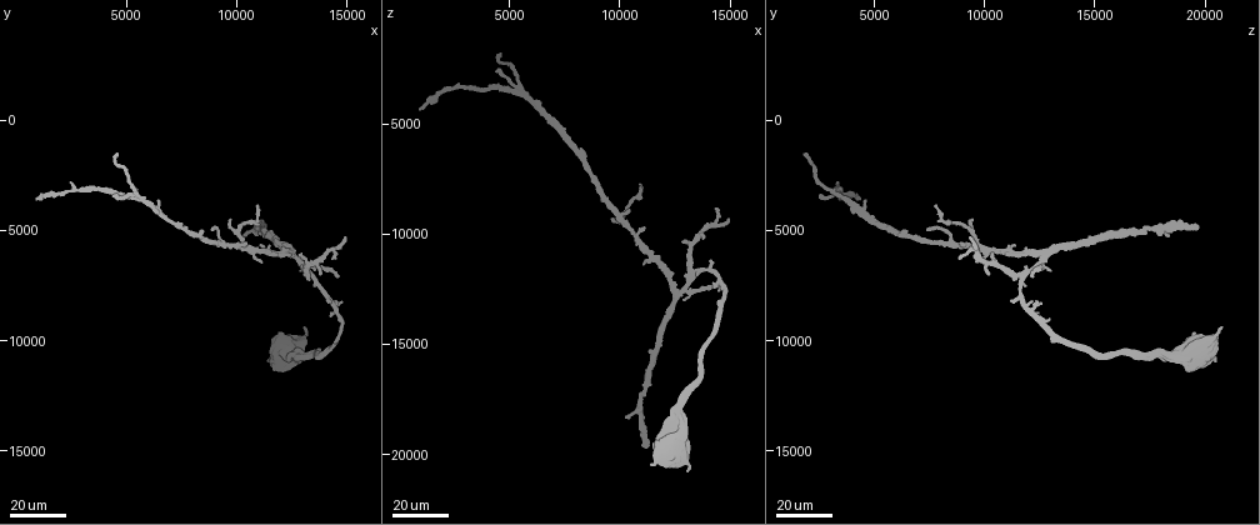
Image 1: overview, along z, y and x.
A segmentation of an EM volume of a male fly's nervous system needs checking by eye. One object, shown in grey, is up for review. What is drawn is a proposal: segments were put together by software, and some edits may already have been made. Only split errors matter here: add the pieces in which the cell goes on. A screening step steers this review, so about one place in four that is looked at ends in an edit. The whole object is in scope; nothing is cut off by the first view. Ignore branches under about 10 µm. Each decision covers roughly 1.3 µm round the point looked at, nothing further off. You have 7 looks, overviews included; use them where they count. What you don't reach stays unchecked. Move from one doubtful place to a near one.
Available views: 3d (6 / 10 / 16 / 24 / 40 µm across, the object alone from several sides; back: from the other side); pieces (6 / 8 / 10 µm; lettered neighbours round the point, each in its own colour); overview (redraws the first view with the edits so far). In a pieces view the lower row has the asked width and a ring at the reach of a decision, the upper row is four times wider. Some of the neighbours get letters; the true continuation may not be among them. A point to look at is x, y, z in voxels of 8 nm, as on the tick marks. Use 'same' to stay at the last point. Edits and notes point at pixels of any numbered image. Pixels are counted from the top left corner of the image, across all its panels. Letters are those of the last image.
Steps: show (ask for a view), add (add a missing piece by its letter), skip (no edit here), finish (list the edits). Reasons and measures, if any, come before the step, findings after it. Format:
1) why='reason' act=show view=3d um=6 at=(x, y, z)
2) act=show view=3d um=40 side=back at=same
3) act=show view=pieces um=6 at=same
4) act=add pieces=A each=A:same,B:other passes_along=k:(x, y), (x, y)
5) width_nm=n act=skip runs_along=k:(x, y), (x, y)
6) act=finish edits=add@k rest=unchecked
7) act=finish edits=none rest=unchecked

why='an open end' act=show view=3d um=40 at=(12800, 6200, 10300)

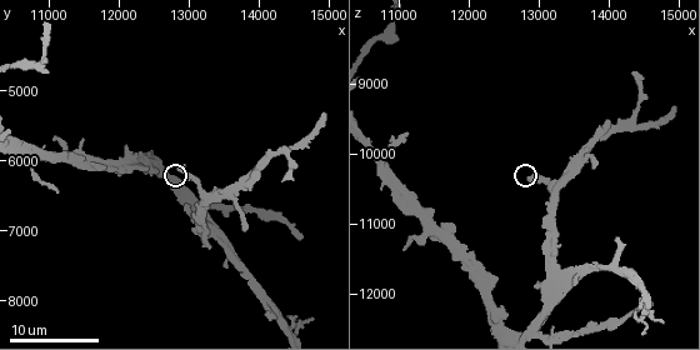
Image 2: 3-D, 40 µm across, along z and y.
act=show view=3d um=6 at=(12900, 6100, 10400)

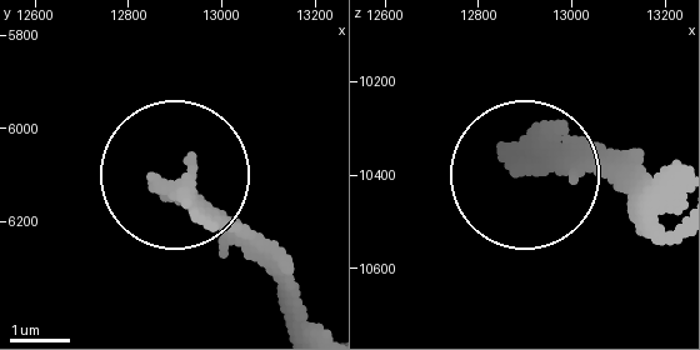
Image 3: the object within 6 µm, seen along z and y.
act=show view=pieces um=8 at=(12865, 6125, 10355)

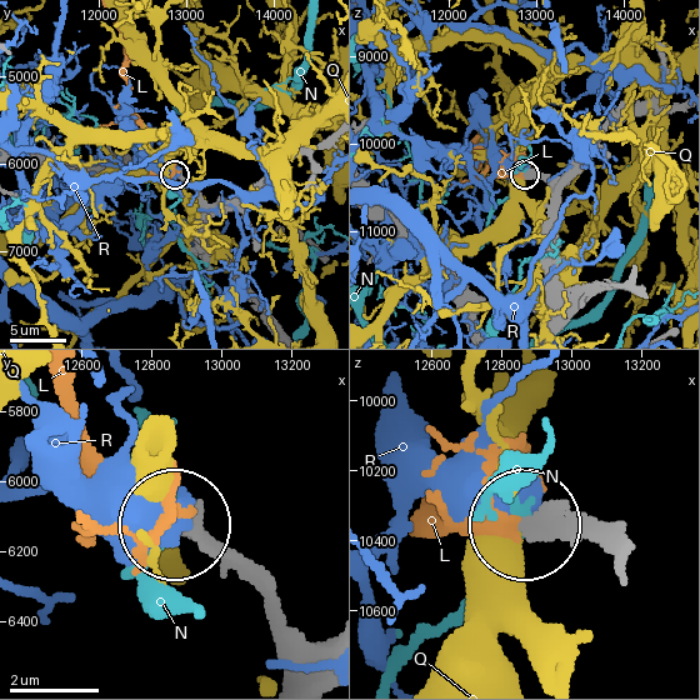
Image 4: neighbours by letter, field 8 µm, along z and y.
act=add pieces=L each=L:same,N:other,Q:other,R:other found='the cell continues'

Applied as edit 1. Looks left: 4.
act=show view=overview

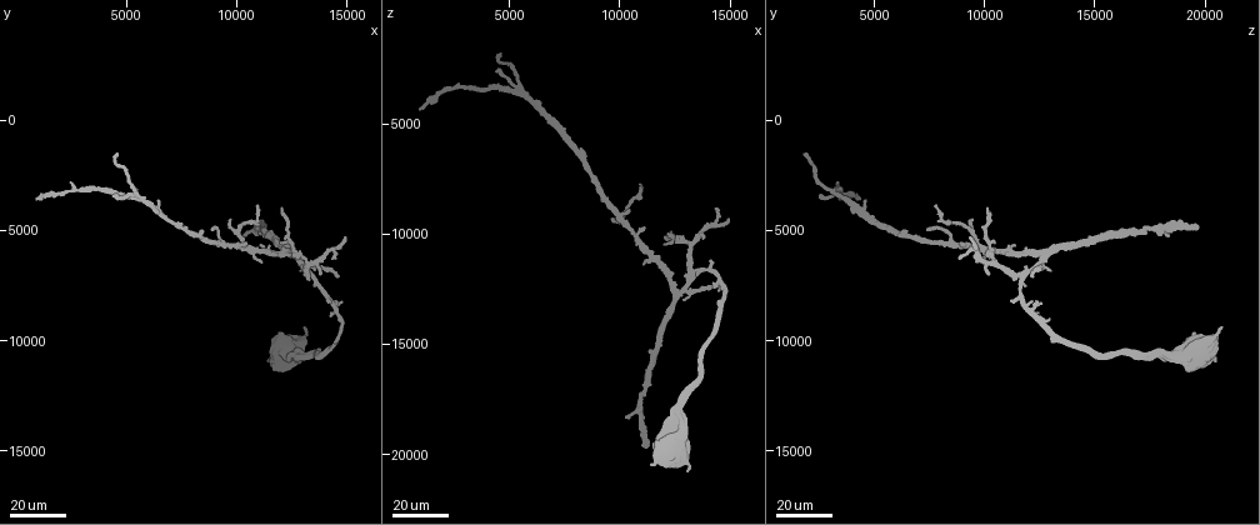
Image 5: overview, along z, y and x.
why='thin end' act=show view=3d um=24 at=(11000, 5700, 11300)

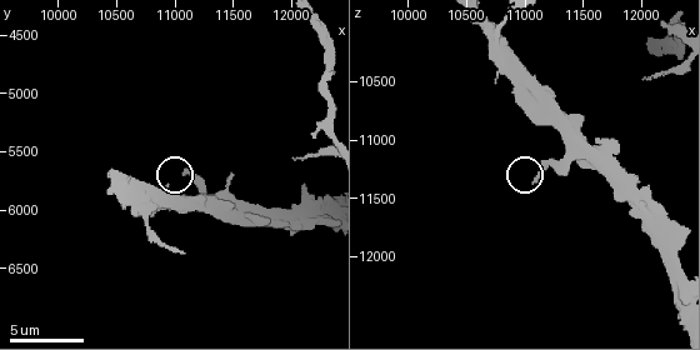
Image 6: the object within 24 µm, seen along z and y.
act=show view=pieces um=6 at=(11080, 5680, 11360)

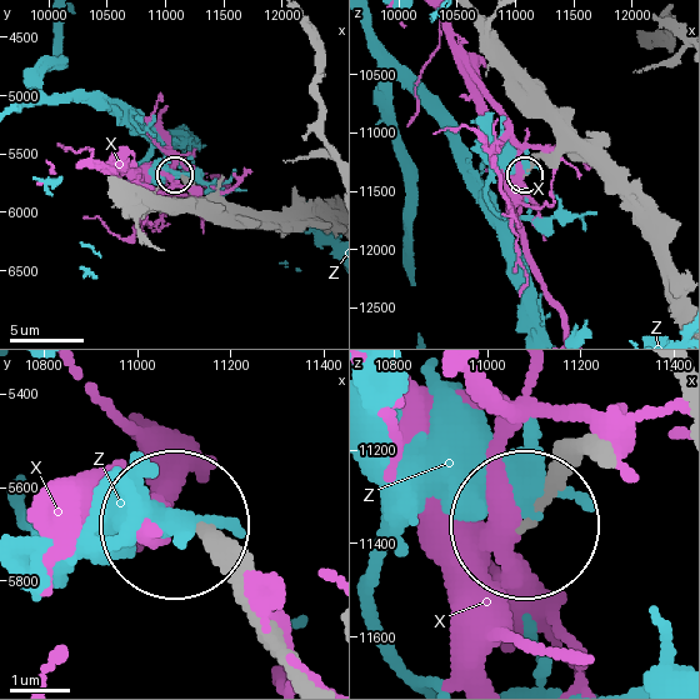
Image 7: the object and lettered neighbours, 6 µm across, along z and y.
width_nm=180 act=skip each=X:other,Z:other runs_along=7:(618, 454), (528, 524) found='none of them fits'

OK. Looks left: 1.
why='end of a long branch' act=show view=pieces um=6 at=(14950, 5350, 9350)

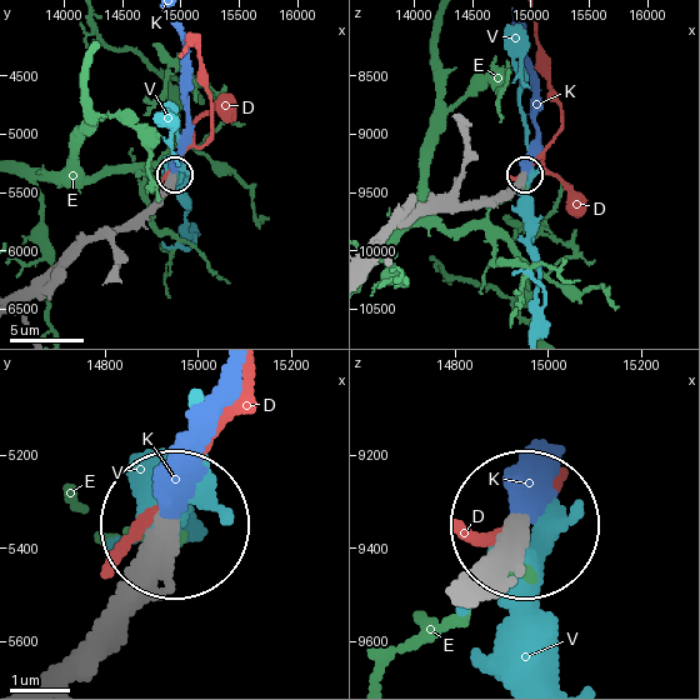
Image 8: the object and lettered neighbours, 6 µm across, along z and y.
act=add pieces=K each=D:other,E:other,K:same,V:other passes_along=8:(459, 575), (539, 480) found='the cell continues'

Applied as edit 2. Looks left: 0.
act=finish edits=add@4,add@8 rest=unchecked

